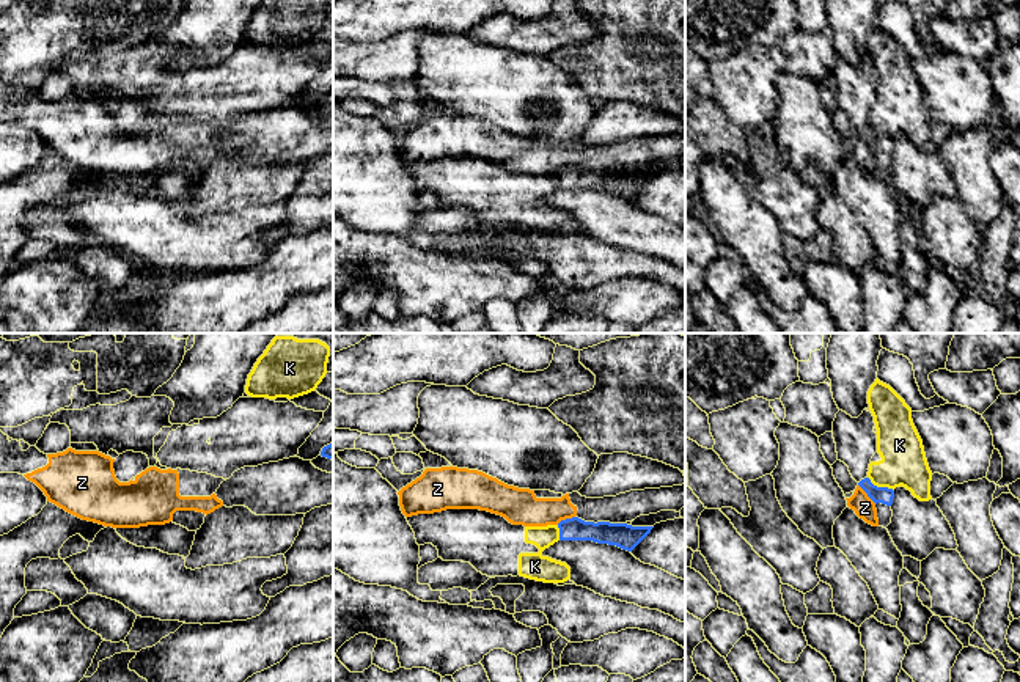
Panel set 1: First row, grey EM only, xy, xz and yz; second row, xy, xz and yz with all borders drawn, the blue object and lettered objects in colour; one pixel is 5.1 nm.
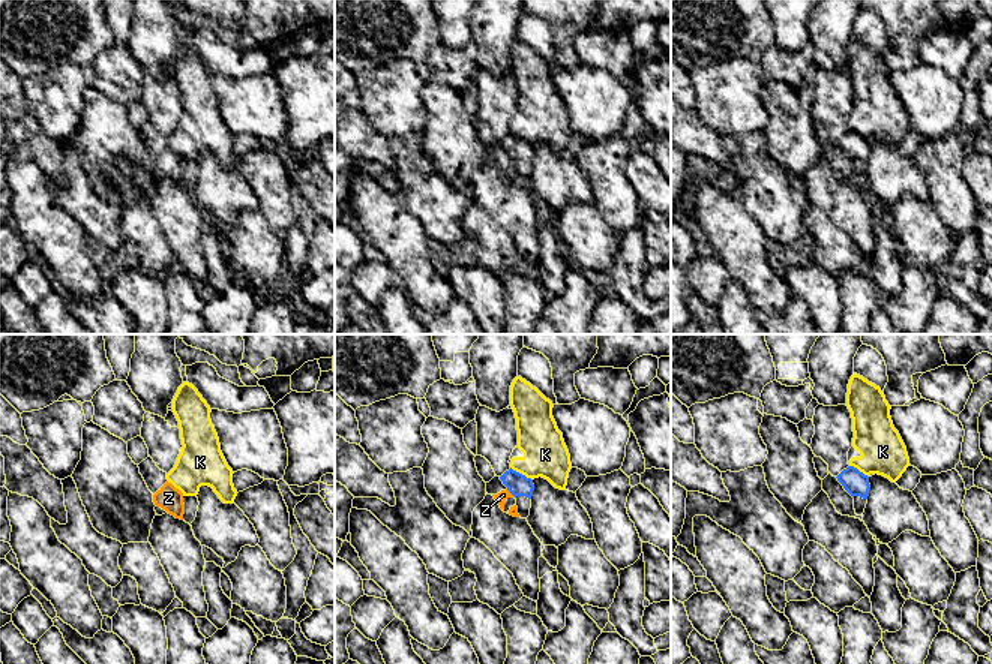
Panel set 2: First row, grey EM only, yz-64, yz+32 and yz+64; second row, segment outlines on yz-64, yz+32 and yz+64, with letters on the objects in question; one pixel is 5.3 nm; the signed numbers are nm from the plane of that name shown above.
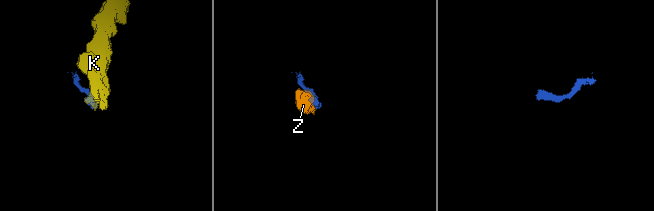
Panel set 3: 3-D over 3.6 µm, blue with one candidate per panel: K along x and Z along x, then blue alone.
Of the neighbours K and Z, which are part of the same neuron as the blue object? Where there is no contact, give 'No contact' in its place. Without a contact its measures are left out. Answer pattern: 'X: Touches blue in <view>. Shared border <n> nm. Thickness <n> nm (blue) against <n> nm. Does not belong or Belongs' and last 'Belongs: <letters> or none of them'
K: Touches blue in yz. Shared border 150 nm. Thickness 90 nm (blue) against 220 nm. Does not belong
Z: Touches blue in yz. Shared border 140 nm. Thickness 90 nm (blue) against 110 nm. Does not belong
Belongs: none of them

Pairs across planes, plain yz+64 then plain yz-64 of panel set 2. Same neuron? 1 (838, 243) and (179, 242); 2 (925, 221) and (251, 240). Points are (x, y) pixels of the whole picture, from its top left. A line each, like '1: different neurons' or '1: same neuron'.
1: different neurons
2: same neuron

